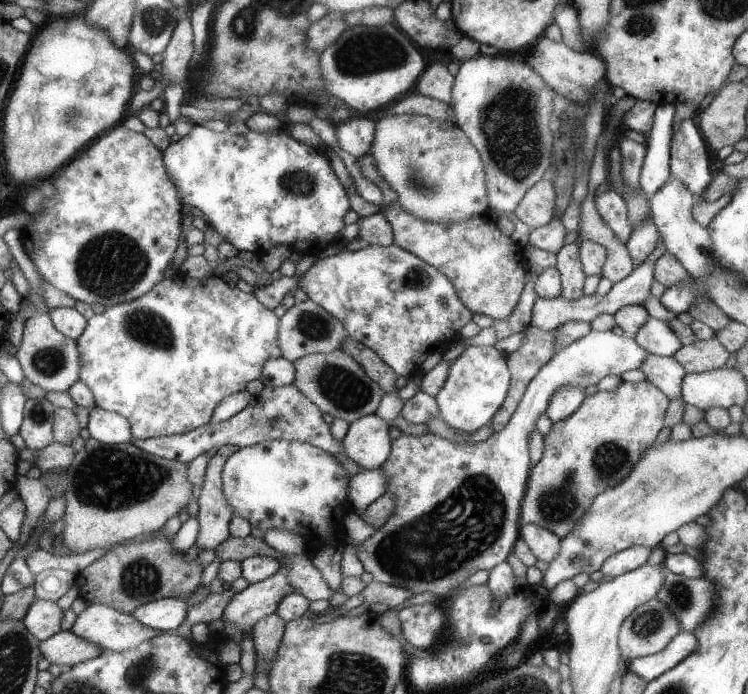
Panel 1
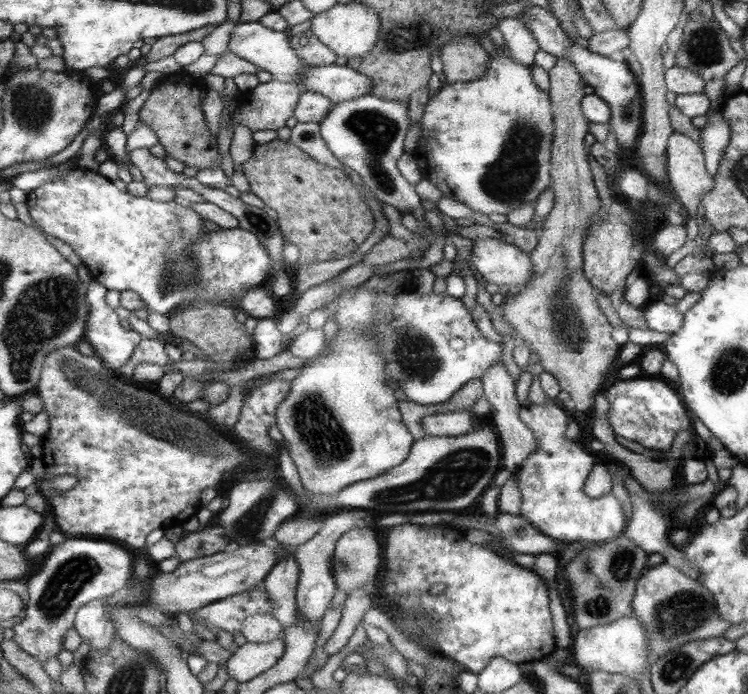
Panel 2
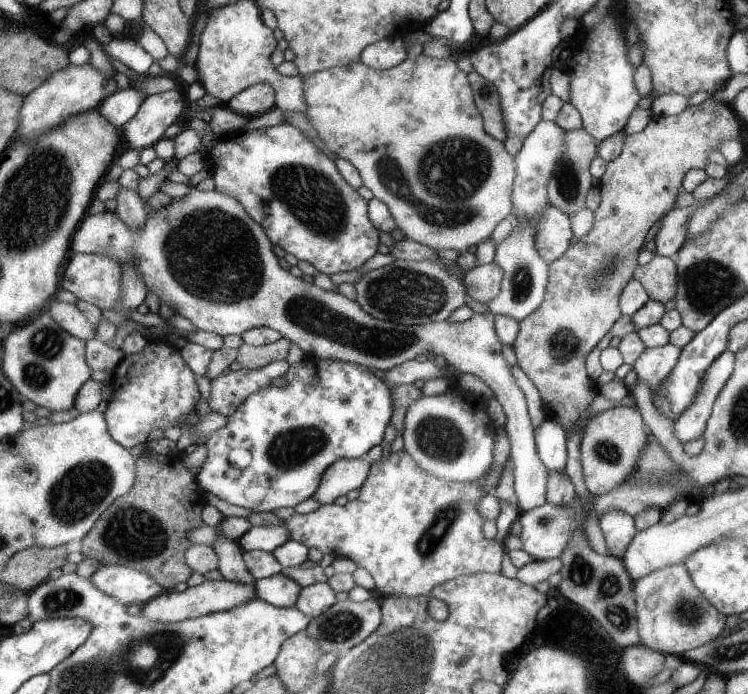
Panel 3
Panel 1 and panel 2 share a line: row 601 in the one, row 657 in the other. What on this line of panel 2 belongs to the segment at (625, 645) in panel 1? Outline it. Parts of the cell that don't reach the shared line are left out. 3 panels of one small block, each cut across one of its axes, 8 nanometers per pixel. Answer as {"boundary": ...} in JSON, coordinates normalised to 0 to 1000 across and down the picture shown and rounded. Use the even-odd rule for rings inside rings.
{"boundary":[[[889,810],[864,818],[852,836],[845,878],[864,908],[868,960],[886,942],[920,925],[964,918],[977,901],[961,886],[953,856]]]}

